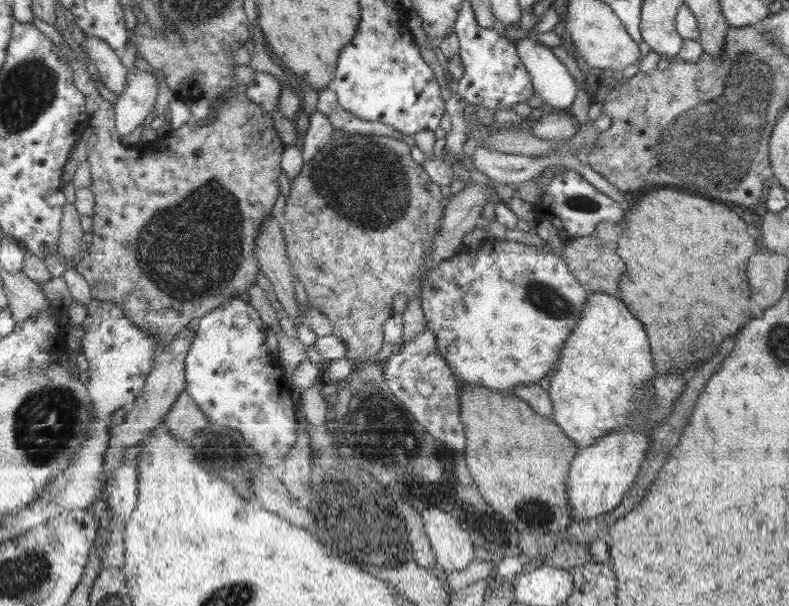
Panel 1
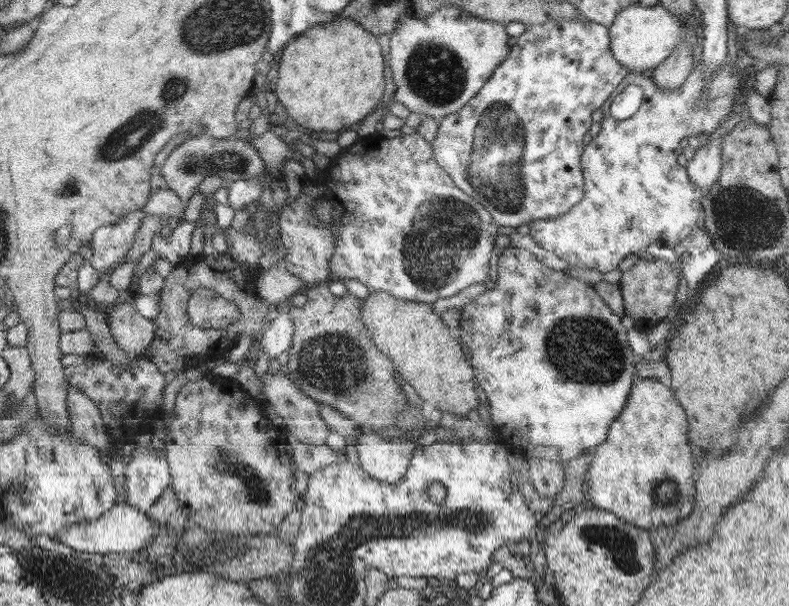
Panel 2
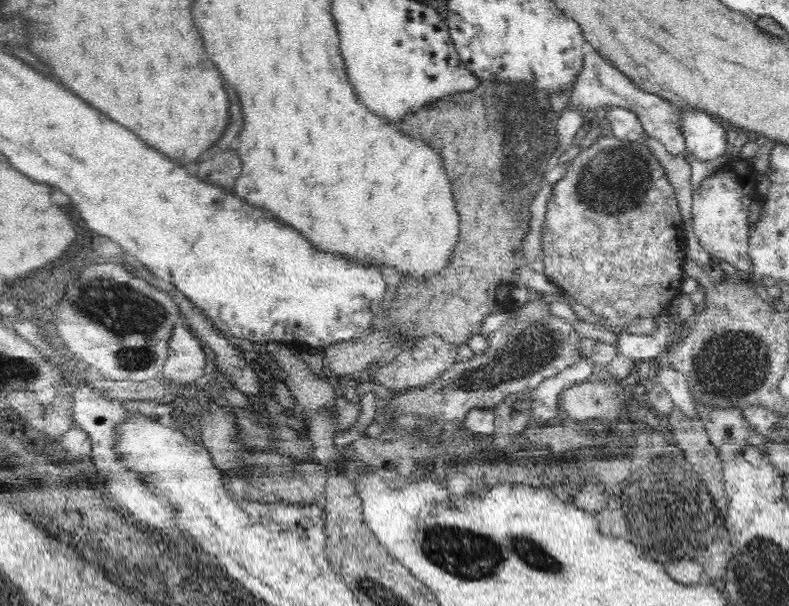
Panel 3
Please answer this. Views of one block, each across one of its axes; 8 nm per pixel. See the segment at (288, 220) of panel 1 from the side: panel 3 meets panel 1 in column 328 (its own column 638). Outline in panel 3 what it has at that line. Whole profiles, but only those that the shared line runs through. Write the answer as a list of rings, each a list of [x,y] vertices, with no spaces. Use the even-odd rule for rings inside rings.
[[[612,136],[598,137],[594,144],[583,148],[583,150],[570,161],[566,174],[560,178],[552,189],[548,201],[545,220],[542,226],[542,259],[544,263],[543,274],[554,284],[564,290],[564,293],[574,297],[584,307],[590,309],[596,316],[600,316],[601,328],[608,329],[618,336],[624,333],[626,324],[630,320],[638,318],[659,318],[666,312],[670,312],[671,303],[682,293],[682,282],[686,277],[682,274],[682,260],[686,258],[685,247],[686,235],[683,227],[683,218],[679,211],[675,190],[662,169],[657,156],[650,150],[646,143],[640,141],[628,141]]]

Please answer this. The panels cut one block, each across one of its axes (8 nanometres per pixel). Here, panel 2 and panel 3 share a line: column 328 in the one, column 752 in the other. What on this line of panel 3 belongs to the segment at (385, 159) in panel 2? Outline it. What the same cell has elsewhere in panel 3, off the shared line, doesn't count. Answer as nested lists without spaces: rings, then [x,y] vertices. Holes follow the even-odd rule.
[[[730,157],[716,174],[704,178],[693,190],[692,221],[694,233],[700,246],[712,257],[718,256],[748,278],[752,259],[748,256],[748,238],[752,226],[748,225],[750,204],[760,196],[756,193],[758,183],[755,169],[748,159]]]

